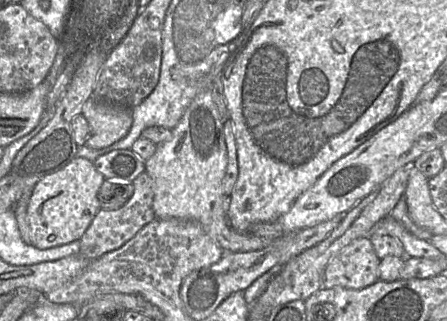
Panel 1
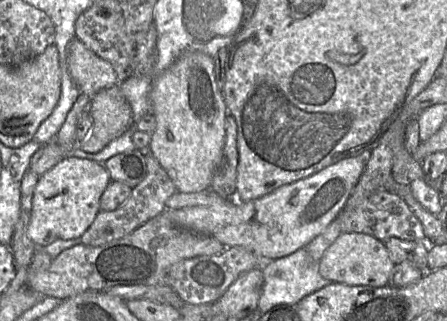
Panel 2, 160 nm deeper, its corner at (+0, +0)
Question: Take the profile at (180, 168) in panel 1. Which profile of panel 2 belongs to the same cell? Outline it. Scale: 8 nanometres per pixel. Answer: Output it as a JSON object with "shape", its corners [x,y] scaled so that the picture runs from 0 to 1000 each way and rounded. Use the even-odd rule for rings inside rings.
{"shape":[[[416,159],[387,199],[383,199],[353,243],[347,243],[336,287],[338,349],[349,368],[349,402],[340,414],[336,452],[331,458],[338,480],[353,498],[358,514],[376,539],[378,551],[389,567],[394,598],[438,601],[461,589],[470,589],[481,523],[490,511],[506,436],[503,371],[510,355],[508,330],[499,302],[499,290],[488,274],[477,178],[447,159]]]}

